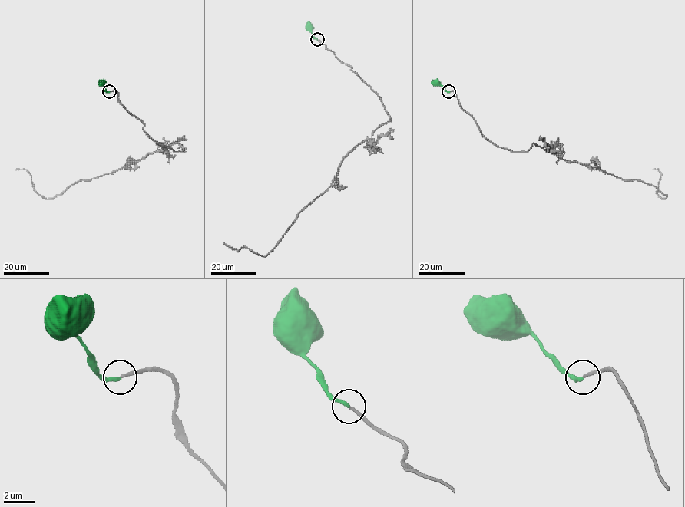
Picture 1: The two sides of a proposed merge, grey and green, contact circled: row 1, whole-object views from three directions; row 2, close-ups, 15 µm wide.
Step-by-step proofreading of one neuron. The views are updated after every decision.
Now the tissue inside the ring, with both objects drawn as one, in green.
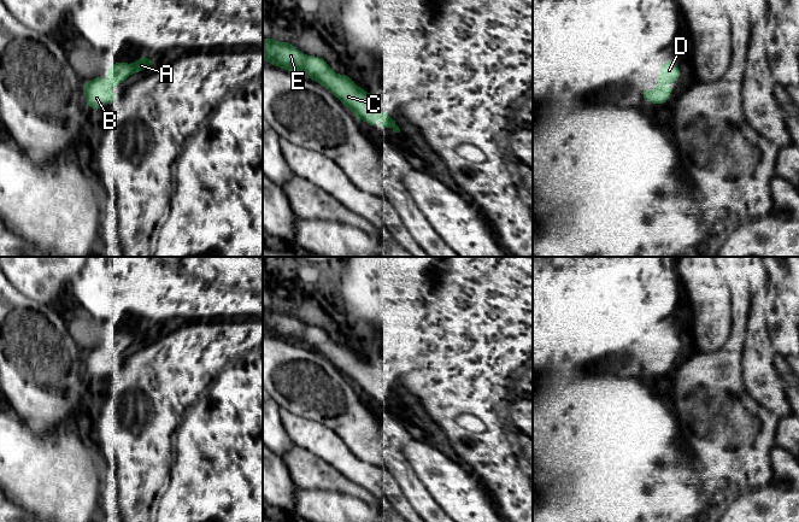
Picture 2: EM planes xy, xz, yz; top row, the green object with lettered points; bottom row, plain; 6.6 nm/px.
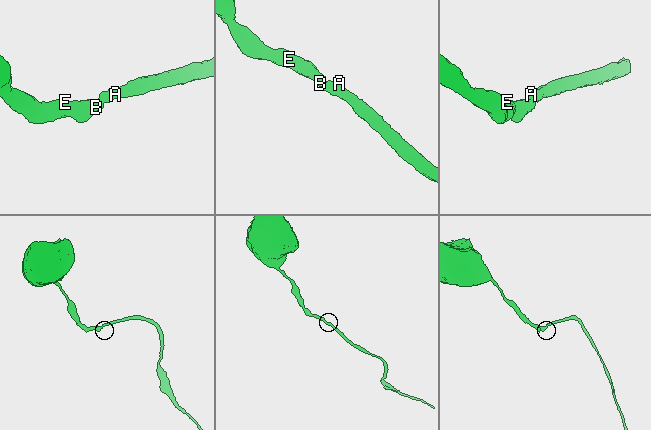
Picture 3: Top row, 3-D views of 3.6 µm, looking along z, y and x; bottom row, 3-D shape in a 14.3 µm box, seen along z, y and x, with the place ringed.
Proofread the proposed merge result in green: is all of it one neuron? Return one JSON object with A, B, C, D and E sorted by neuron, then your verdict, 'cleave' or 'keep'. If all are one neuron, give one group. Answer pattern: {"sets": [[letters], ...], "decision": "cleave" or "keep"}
{"sets": [["A", "B", "C", "D", "E"]], "decision": "keep"}

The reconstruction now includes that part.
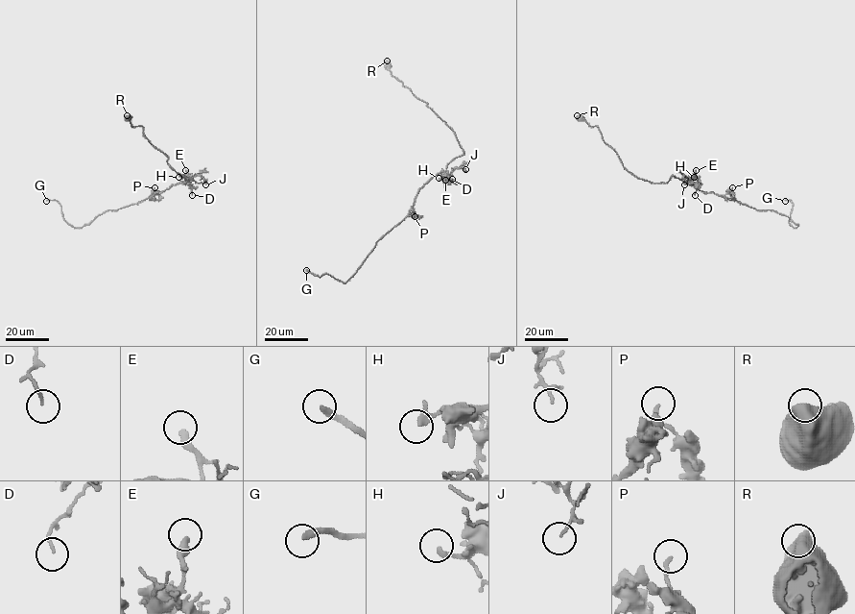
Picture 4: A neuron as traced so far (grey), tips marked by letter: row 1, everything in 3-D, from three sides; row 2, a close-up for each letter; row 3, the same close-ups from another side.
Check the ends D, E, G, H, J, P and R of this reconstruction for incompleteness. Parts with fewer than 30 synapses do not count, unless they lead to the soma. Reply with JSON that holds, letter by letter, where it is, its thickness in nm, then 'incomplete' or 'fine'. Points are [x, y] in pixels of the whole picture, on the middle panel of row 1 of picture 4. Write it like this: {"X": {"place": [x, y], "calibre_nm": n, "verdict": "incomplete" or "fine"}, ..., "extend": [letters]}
{"D": {"place": [452, 179], "calibre_nm": 90, "verdict": "fine"}, "E": {"place": [445, 180], "calibre_nm": 360, "verdict": "fine"}, "G": {"place": [306, 270], "calibre_nm": 280, "verdict": "incomplete"}, "H": {"place": [439, 178], "calibre_nm": 280, "verdict": "fine"}, "J": {"place": [465, 169], "calibre_nm": 70, "verdict": "fine"}, "P": {"place": [415, 216], "calibre_nm": 170, "verdict": "fine"}, "R": {"place": [387, 61], "calibre_nm": 750, "verdict": "fine"}, "extend": ["G"]}

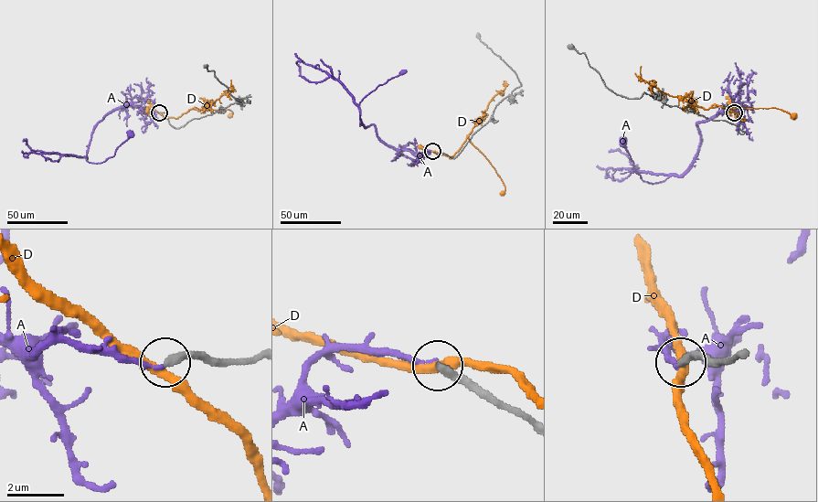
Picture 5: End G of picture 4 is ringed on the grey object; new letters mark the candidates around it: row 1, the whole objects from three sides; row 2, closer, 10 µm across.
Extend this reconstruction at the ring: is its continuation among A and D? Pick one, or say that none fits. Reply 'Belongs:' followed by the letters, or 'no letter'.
Belongs: no letter

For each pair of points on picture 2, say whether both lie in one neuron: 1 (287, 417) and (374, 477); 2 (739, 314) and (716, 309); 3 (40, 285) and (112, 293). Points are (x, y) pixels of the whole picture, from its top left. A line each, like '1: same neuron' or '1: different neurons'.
1: same neuron
2: different neurons
3: different neurons

